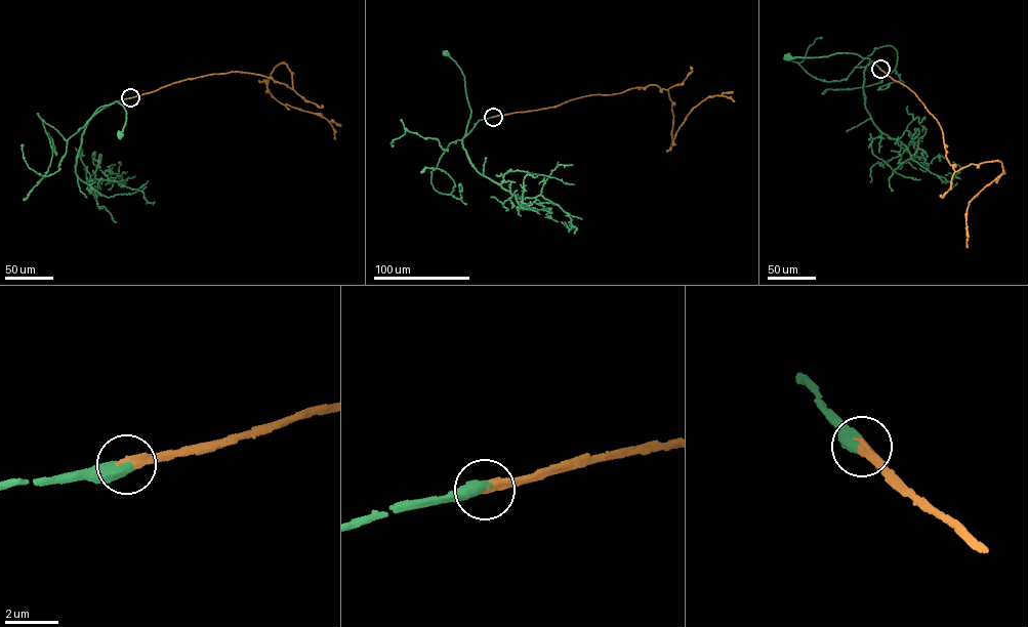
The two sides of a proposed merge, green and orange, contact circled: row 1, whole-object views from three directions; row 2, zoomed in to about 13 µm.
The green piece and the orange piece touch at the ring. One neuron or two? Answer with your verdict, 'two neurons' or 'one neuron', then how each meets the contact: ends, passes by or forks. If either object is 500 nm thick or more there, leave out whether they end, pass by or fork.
one neuron | green ends | orange ends

